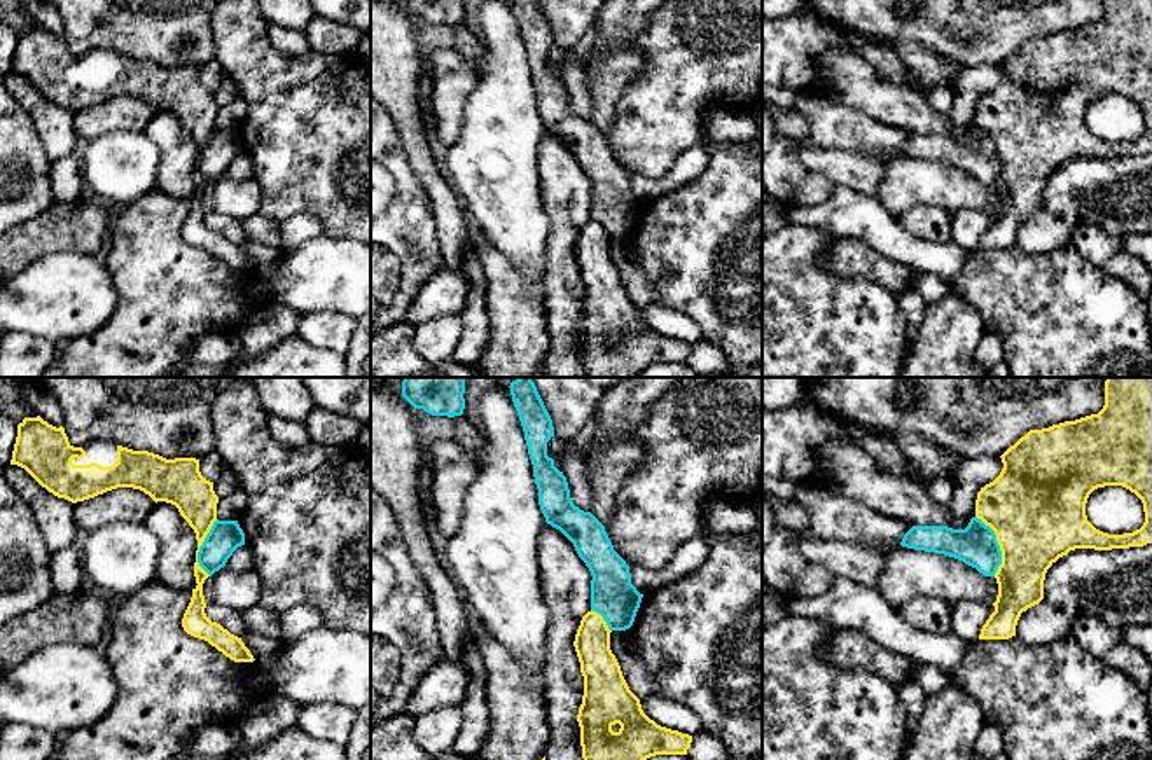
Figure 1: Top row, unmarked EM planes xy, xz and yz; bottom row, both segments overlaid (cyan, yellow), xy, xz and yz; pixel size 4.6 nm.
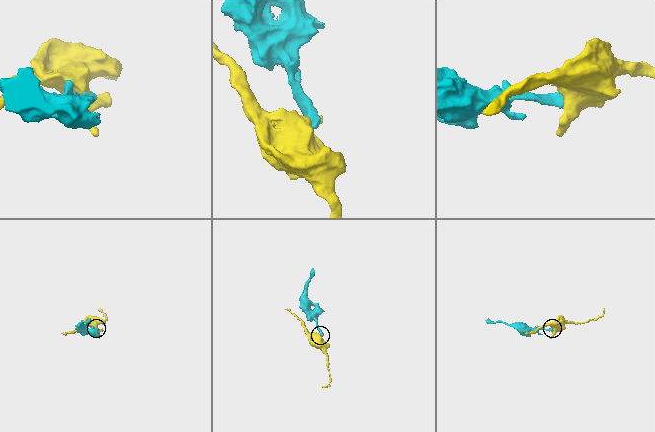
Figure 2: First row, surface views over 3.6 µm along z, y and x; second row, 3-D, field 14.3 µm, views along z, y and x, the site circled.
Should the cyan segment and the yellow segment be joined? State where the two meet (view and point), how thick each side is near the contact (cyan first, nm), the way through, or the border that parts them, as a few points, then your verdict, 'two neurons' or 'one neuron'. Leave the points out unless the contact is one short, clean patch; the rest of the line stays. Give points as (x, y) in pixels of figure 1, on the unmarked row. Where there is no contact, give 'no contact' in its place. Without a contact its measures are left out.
meets cyan in yz at (999, 154); 190 nm thick on the cyan side, 440 nm on the other; border along yz (976, 124), (993, 140), (1000, 159), (1000, 173), (995, 184); two neurons

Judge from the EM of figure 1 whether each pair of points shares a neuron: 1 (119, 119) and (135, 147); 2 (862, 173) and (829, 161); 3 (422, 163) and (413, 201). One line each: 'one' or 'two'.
1: two
2: one
3: two

